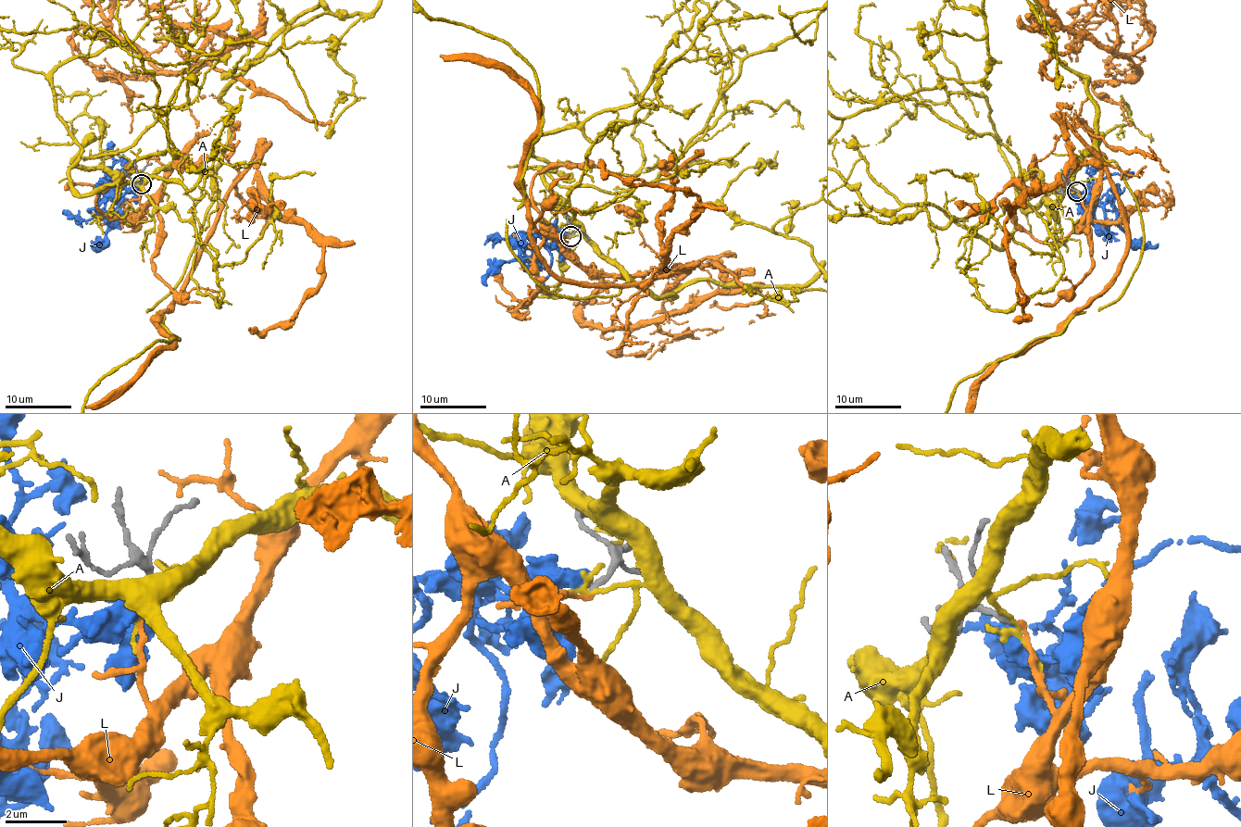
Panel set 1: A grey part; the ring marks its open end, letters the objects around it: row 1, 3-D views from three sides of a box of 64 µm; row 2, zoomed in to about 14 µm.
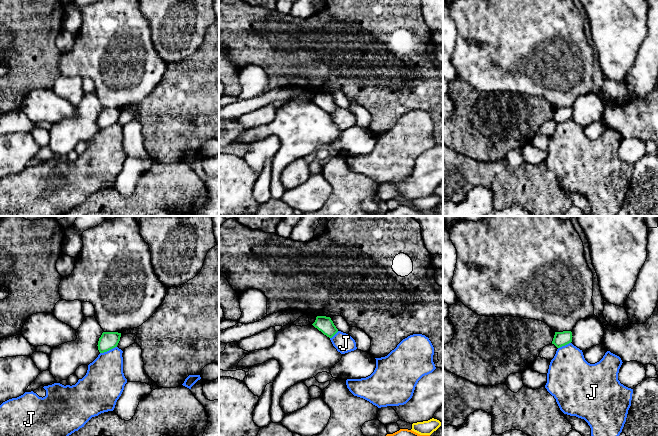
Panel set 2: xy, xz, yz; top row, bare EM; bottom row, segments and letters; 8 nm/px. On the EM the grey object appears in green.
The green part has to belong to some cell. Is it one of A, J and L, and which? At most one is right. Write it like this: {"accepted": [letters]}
{"accepted": ["L"]}

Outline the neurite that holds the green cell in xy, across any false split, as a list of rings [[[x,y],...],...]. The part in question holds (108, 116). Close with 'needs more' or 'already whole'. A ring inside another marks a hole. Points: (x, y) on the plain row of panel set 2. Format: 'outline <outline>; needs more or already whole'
outline [[[103,108],[97,121],[99,128],[104,129],[117,123],[120,113],[121,109],[118,108]]]; already whole

